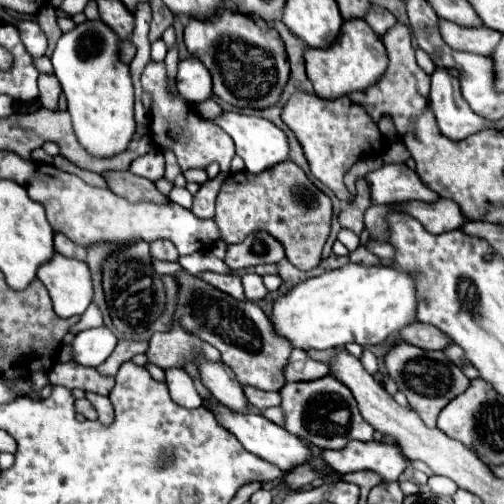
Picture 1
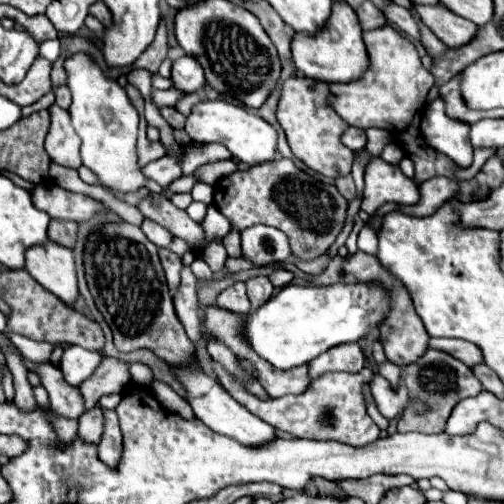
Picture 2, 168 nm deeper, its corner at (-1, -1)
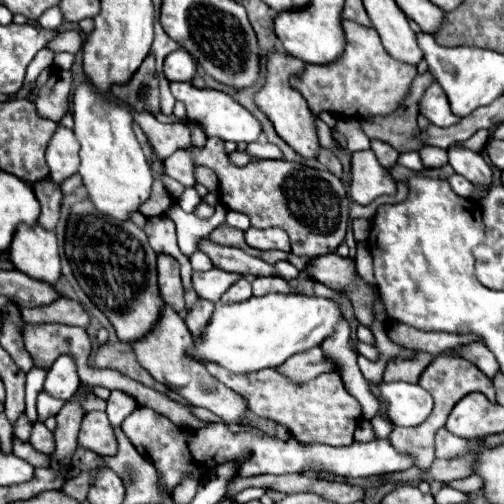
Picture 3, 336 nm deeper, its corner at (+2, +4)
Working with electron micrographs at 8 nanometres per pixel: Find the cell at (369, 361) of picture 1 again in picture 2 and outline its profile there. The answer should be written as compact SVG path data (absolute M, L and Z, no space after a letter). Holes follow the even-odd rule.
M375 373L371 379L371 393L373 393L373 399L375 399L381 415L387 419L393 419L397 413L403 413L405 407L409 405L407 387L401 383L399 391L393 391L389 381L385 377L381 377L379 373Z

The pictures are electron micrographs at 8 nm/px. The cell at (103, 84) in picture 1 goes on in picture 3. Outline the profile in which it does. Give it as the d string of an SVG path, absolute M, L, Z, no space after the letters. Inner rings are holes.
M82 82L72 98L74 134L80 142L80 170L82 182L92 204L116 220L128 220L148 200L152 192L150 168L144 150L132 130L132 116L126 106L118 106L102 96L92 84Z

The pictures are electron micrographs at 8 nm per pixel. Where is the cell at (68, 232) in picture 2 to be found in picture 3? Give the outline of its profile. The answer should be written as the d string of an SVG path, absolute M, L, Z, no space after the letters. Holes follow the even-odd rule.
M36 182L34 184L34 194L40 202L40 226L46 230L54 230L56 222L60 218L60 202L62 202L62 192L60 188L56 188L56 184L52 182Z

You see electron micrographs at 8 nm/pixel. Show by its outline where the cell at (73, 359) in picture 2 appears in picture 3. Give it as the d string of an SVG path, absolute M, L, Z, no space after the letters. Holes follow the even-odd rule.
M60 356L46 374L44 392L60 400L70 400L76 394L78 386L80 378L76 374L74 360L70 356Z

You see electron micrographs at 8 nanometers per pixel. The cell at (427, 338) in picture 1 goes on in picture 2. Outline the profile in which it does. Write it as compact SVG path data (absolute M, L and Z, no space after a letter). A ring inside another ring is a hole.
M431 337L429 347L453 355L455 359L463 361L467 367L477 365L477 363L483 361L483 355L481 355L479 347L473 345L473 343L467 343L463 339L435 339L435 337Z

